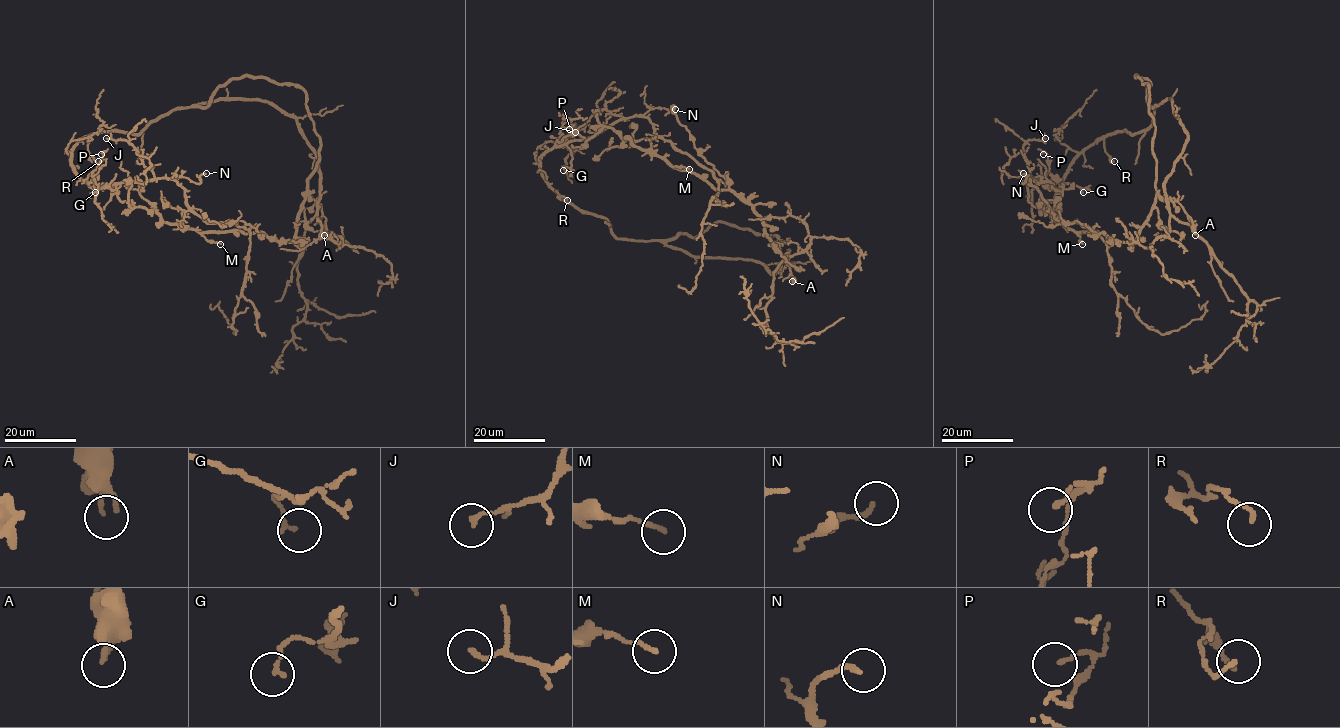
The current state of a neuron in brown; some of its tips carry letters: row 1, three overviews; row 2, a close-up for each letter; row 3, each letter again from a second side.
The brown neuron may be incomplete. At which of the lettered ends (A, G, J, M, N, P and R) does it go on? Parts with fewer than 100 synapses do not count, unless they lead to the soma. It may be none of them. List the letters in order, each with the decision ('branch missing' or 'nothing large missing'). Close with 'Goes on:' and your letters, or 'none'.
A: nothing large missing
G: nothing large missing
J: nothing large missing
M: nothing large missing
N: nothing large missing
P: nothing large missing
R: nothing large missing
Goes on: none

